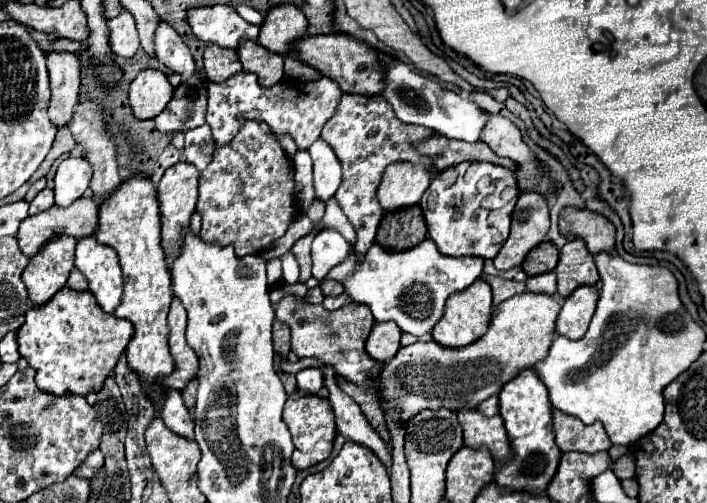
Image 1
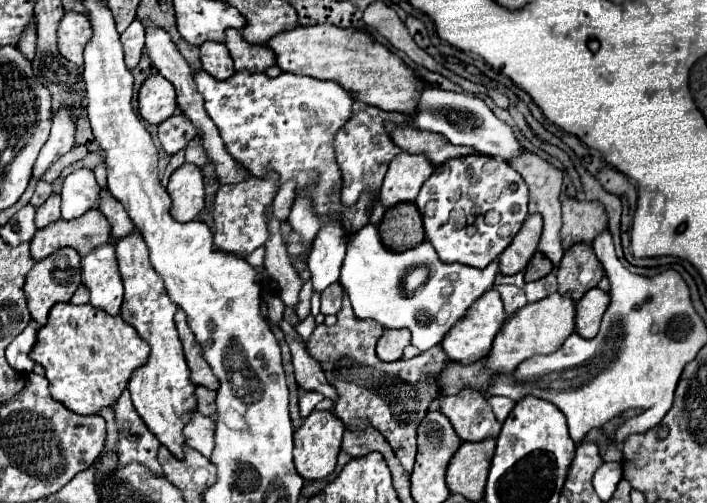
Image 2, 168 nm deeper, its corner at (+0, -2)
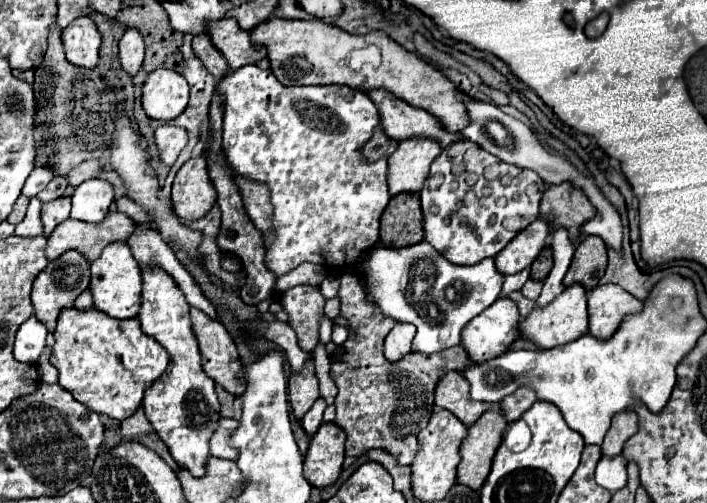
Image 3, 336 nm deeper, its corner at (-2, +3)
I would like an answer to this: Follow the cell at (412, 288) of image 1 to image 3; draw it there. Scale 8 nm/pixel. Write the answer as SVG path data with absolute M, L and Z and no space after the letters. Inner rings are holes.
M424 240L400 250L376 244L360 256L358 266L364 272L366 300L376 304L384 316L390 316L396 322L412 322L416 326L412 350L424 354L434 354L460 344L462 328L500 296L504 280L504 276L496 270L494 258L482 260L474 266L458 266L448 262L440 252L436 252L436 248L432 248L432 244ZM420 260L430 260L434 266L434 280L432 284L428 282L428 288L416 286L414 282L414 272ZM456 280L464 284L464 290L454 288Z

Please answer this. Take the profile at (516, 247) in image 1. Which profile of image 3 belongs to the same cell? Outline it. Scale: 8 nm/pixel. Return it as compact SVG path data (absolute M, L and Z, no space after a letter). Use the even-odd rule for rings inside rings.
M536 218L528 228L518 232L516 238L512 238L508 246L496 256L496 268L504 276L528 268L544 248L548 228L550 224L544 218Z

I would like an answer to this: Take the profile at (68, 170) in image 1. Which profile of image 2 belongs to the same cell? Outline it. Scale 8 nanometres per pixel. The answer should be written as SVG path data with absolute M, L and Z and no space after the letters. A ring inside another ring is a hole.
M78 169L64 179L62 187L62 219L78 219L98 203L98 183L90 169Z

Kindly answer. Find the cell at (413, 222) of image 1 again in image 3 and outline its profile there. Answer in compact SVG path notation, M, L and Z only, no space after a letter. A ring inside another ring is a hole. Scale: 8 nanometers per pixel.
M398 194L380 218L380 242L388 248L404 248L424 240L418 194Z

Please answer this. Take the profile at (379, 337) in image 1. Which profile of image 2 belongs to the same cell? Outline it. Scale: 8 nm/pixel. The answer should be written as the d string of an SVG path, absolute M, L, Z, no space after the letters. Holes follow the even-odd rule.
M386 329L378 341L376 353L382 361L398 361L406 345L410 345L410 333L406 329Z

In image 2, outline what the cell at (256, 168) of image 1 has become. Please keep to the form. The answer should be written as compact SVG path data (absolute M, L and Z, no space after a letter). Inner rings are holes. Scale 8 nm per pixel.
M270 173L270 179L258 179L254 175L248 175L248 179L238 185L222 185L218 189L216 205L214 205L214 243L222 251L242 255L266 243L270 235L266 207L274 199L276 183L278 183L278 175L274 173Z

